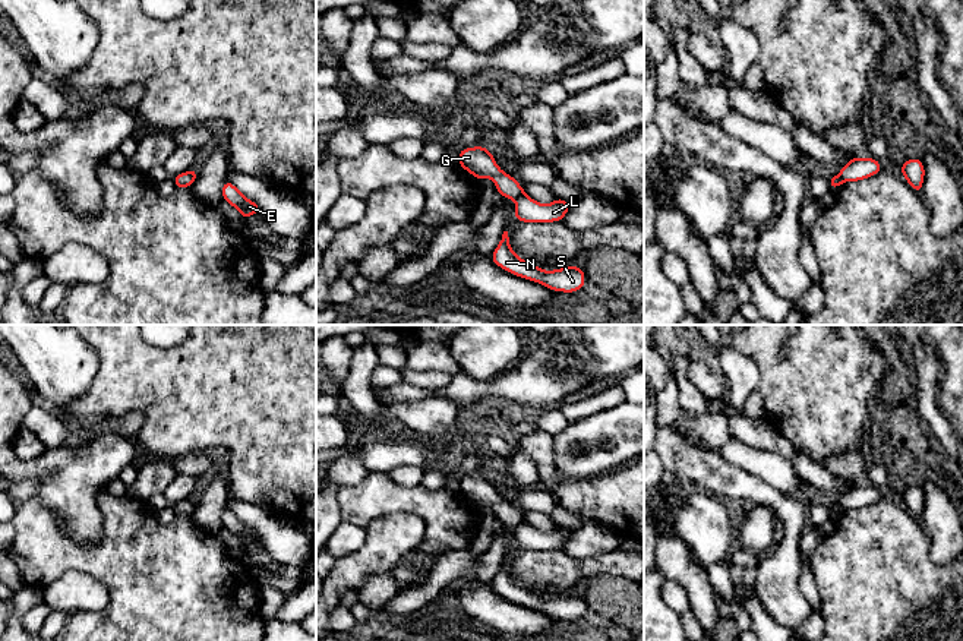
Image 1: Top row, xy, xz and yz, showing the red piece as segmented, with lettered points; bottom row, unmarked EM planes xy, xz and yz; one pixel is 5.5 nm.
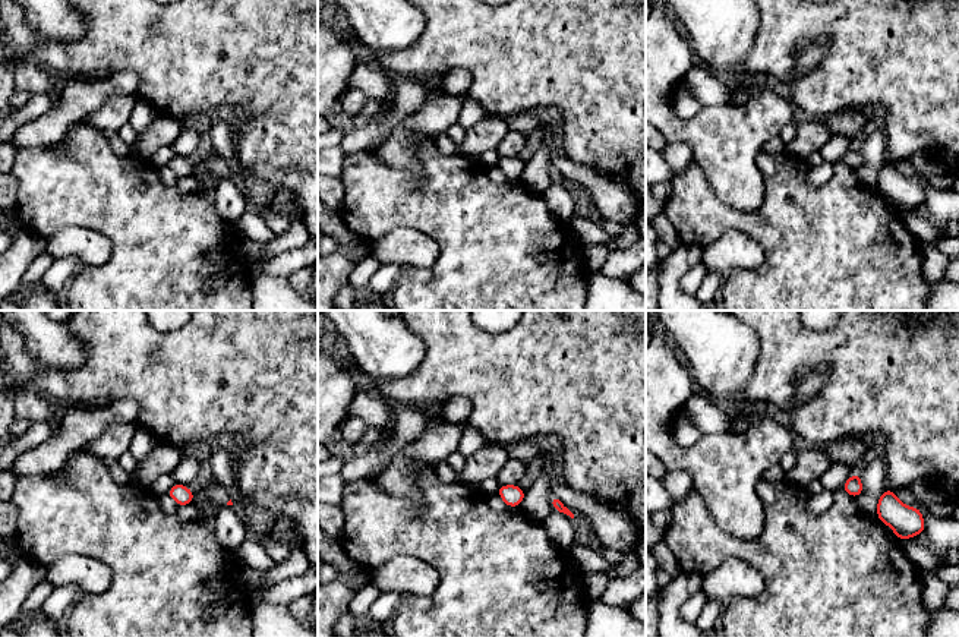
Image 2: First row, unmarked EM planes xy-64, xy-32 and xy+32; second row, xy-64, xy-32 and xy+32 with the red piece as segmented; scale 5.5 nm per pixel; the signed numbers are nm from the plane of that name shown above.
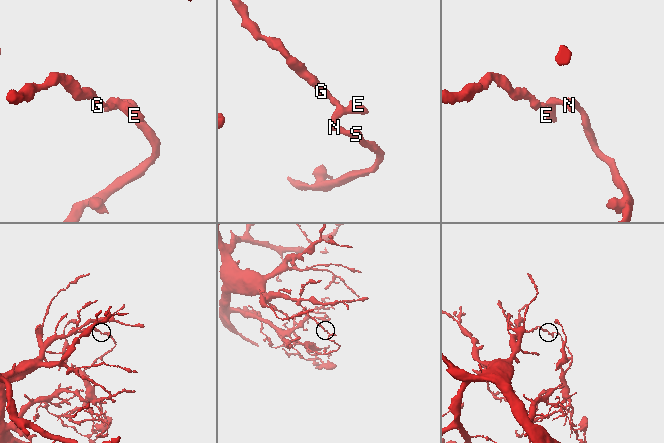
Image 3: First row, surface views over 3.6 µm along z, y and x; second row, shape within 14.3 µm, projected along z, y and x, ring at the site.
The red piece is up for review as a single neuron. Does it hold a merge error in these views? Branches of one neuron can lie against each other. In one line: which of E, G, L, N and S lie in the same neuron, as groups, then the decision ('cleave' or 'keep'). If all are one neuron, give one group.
groups E L N S / G; cleave

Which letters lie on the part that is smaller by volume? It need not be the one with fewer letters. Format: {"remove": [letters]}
{"remove": ["E", "L", "N", "S"]}

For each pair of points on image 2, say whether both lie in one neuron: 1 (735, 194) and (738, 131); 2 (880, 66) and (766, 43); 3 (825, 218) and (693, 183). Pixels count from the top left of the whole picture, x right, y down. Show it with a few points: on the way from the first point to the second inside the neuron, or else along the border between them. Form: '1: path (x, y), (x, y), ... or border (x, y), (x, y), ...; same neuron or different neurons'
1: path (735, 177), (735, 147); same neuron
2: path (852, 38), (844, 30), (794, 30); same neuron
3: path (791, 226), (760, 227), (753, 223), (724, 217); same neuron

